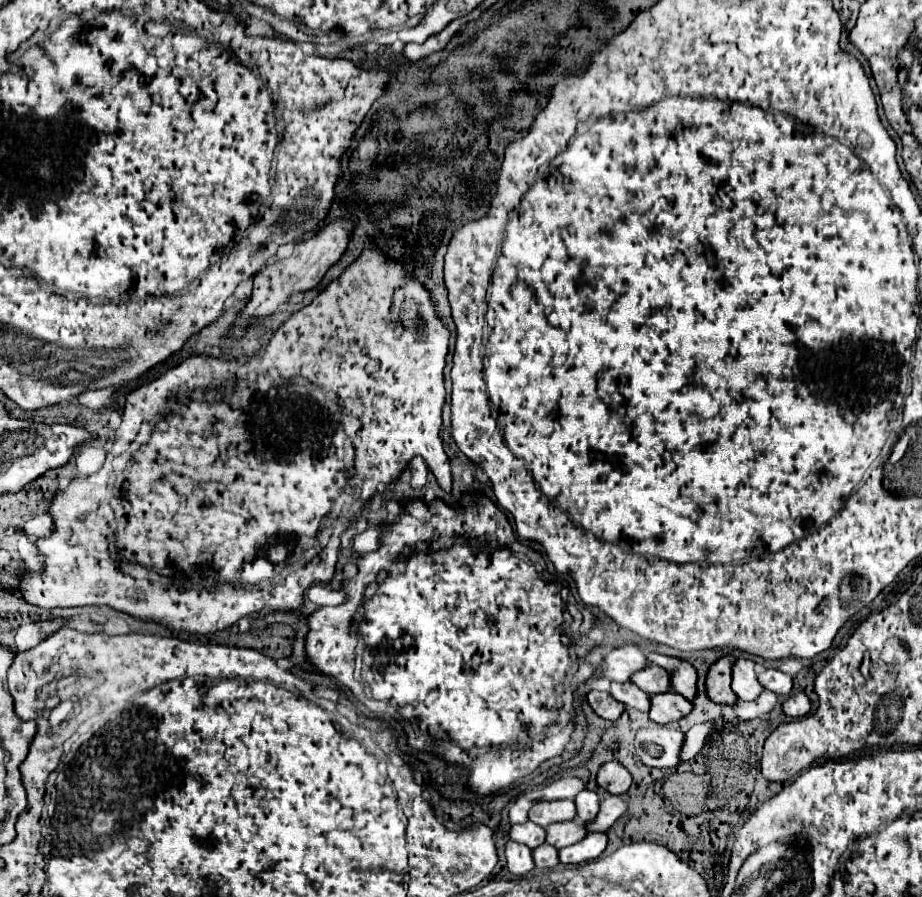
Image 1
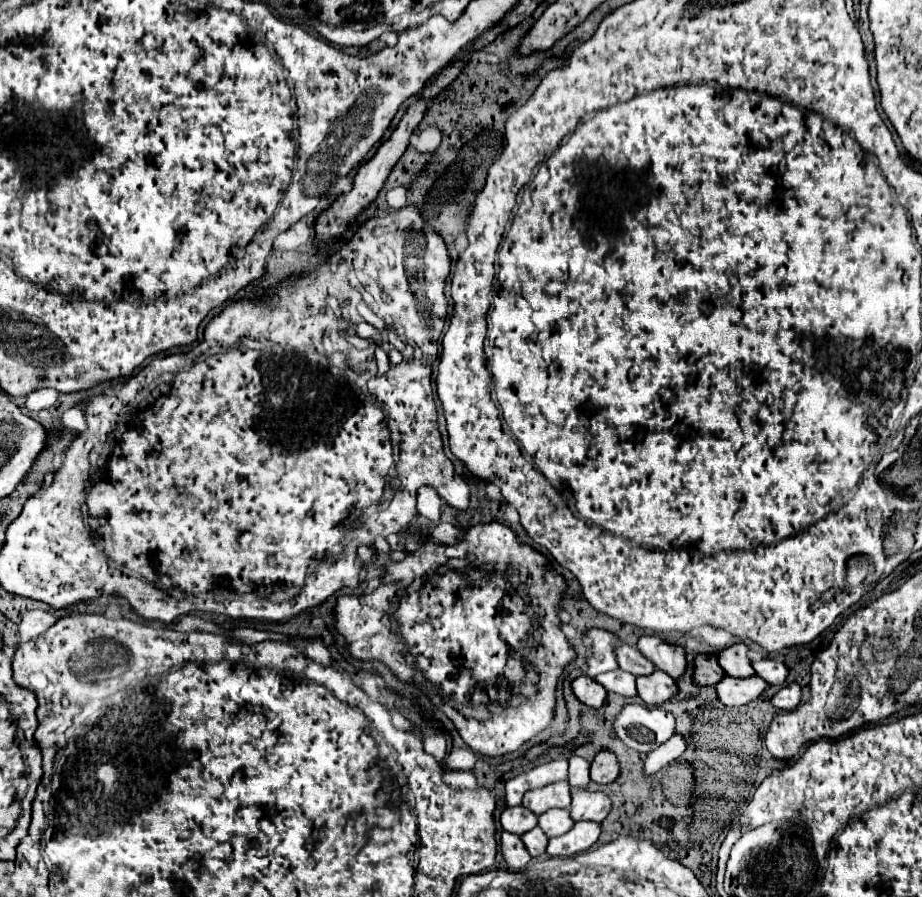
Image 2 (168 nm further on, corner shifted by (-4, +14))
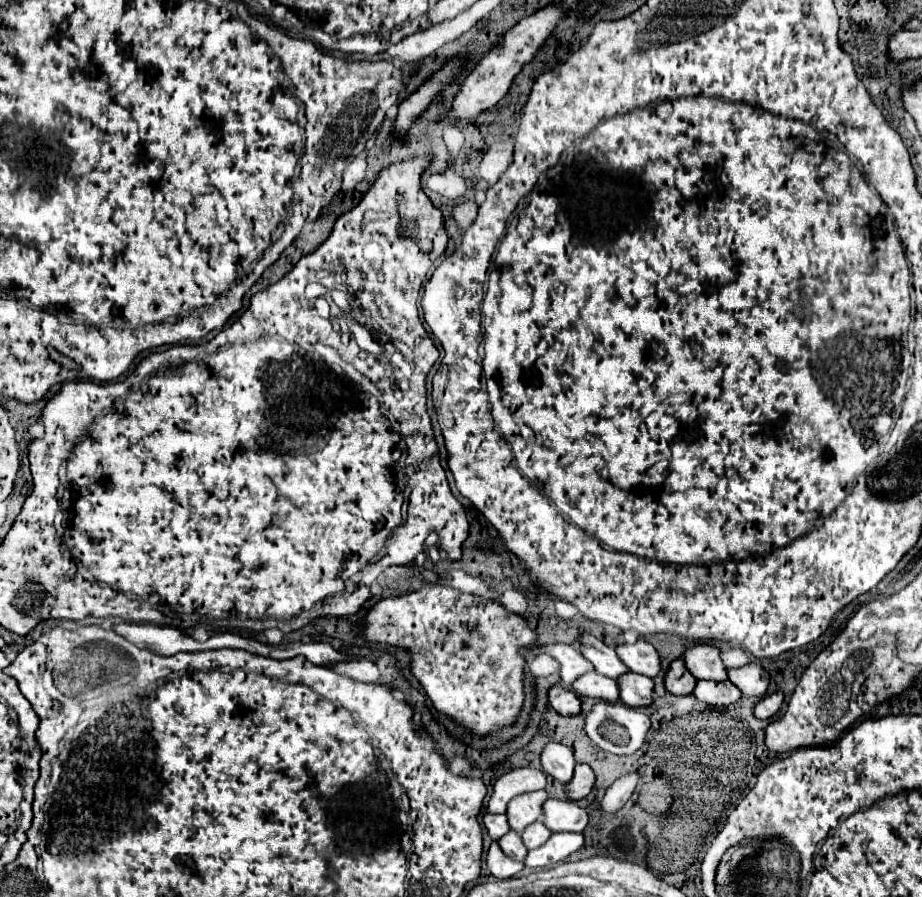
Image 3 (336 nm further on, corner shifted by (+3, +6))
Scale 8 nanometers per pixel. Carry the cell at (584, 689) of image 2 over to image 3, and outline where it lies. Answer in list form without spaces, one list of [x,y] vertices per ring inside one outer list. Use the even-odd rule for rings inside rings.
[[[554,685],[550,689],[550,705],[560,713],[560,715],[566,715],[566,717],[572,717],[572,715],[578,715],[580,713],[580,697],[574,693],[574,691],[568,691],[560,685]]]

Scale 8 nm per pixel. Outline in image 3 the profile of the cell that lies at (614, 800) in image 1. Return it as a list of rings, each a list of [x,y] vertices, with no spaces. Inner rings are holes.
[[[548,799],[544,805],[542,821],[554,831],[572,831],[582,833],[588,825],[588,811],[580,807],[576,801],[558,801]]]

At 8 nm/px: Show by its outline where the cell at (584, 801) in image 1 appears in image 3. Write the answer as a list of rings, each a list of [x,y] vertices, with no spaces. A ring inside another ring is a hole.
[[[548,743],[542,751],[542,765],[548,775],[552,775],[556,781],[566,785],[570,777],[574,775],[574,757],[572,751],[560,743]]]

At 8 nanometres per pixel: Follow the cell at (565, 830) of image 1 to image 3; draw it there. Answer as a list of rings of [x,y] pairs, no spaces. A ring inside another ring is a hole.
[[[534,821],[532,825],[528,825],[522,833],[522,839],[526,843],[528,849],[536,849],[540,845],[544,845],[548,841],[548,837],[552,835],[552,831],[542,823],[542,821]]]

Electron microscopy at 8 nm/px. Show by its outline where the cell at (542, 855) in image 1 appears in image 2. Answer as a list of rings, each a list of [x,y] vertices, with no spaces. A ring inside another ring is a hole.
[[[533,827],[529,833],[523,833],[521,835],[521,841],[525,843],[525,849],[529,851],[531,857],[537,857],[537,855],[543,855],[545,853],[545,847],[547,847],[547,837],[541,829]]]

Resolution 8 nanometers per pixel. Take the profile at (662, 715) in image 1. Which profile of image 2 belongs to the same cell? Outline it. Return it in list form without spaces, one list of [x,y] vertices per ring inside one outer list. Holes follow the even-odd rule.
[[[657,669],[651,675],[637,677],[637,695],[649,705],[661,705],[677,695],[677,683]]]

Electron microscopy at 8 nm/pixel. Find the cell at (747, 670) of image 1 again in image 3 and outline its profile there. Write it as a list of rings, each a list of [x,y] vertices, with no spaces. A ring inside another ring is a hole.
[[[696,645],[684,653],[686,667],[698,679],[712,679],[712,681],[726,681],[728,669],[720,657],[720,649],[712,645]]]

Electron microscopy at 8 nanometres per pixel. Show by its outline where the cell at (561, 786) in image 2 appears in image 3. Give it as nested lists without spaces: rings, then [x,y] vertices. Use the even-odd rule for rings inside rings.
[[[534,791],[534,793],[522,793],[514,797],[508,803],[508,821],[512,831],[522,833],[530,823],[542,817],[542,805],[546,803],[548,793],[546,791]]]

